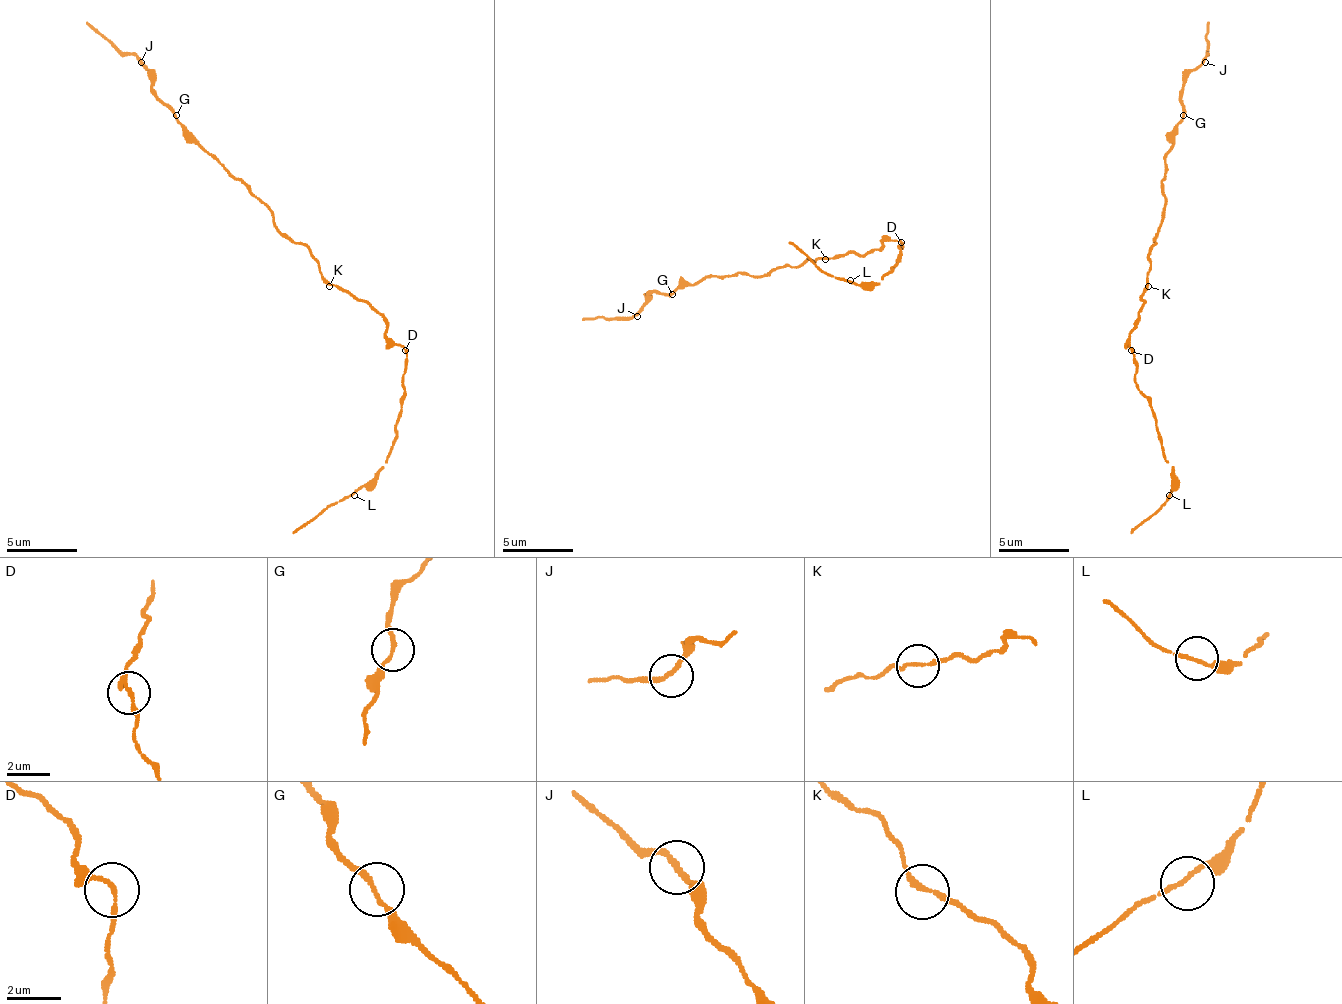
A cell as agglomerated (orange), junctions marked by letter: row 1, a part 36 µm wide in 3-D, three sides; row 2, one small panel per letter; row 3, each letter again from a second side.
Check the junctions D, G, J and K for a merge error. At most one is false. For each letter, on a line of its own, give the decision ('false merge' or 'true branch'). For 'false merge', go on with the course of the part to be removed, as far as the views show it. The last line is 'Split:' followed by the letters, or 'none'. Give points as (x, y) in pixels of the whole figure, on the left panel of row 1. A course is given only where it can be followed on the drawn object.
D: true branch
G: true branch
J: true branch
K: true branch
Split: none

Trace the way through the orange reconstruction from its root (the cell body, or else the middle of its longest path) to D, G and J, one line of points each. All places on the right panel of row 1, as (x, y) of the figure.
D: (1148, 282), (1141, 296), (1144, 307), (1137, 314), (1130, 335), (1130, 350)
G: (1148, 282), (1151, 246), (1166, 207), (1162, 193), (1166, 150), (1183, 115)
J: (1148, 282), (1151, 246), (1166, 207), (1166, 150), (1173, 143), (1173, 126), (1183, 115), (1183, 79), (1205, 62)

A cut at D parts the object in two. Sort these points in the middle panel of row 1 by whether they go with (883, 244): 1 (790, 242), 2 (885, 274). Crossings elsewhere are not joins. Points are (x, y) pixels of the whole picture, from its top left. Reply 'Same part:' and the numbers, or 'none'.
Same part: none

